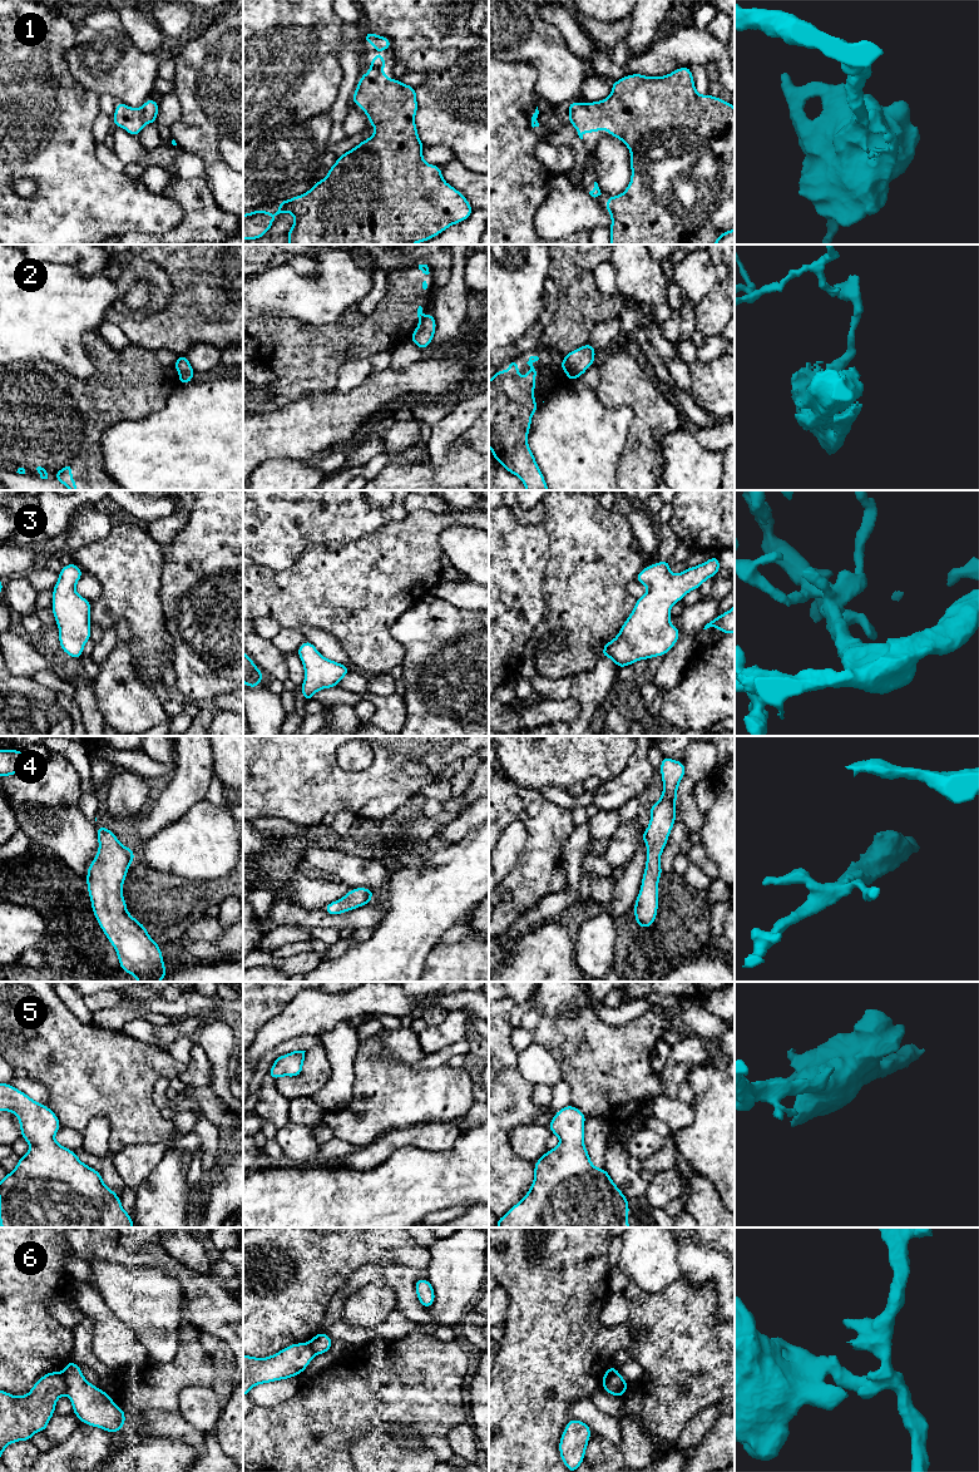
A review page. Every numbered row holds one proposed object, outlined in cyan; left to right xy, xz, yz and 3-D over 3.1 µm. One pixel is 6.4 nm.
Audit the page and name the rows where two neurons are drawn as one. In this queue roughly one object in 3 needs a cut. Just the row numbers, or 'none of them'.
2, 6

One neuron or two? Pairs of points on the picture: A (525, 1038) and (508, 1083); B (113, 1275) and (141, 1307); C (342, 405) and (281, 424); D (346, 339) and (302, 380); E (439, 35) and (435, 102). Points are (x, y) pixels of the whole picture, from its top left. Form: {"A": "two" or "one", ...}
{"A": "two", "B": "one", "C": "one", "D": "one", "E": "two"}

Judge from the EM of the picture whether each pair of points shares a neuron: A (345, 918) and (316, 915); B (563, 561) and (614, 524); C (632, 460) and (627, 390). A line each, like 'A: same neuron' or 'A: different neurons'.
A: same neuron
B: same neuron
C: same neuron

